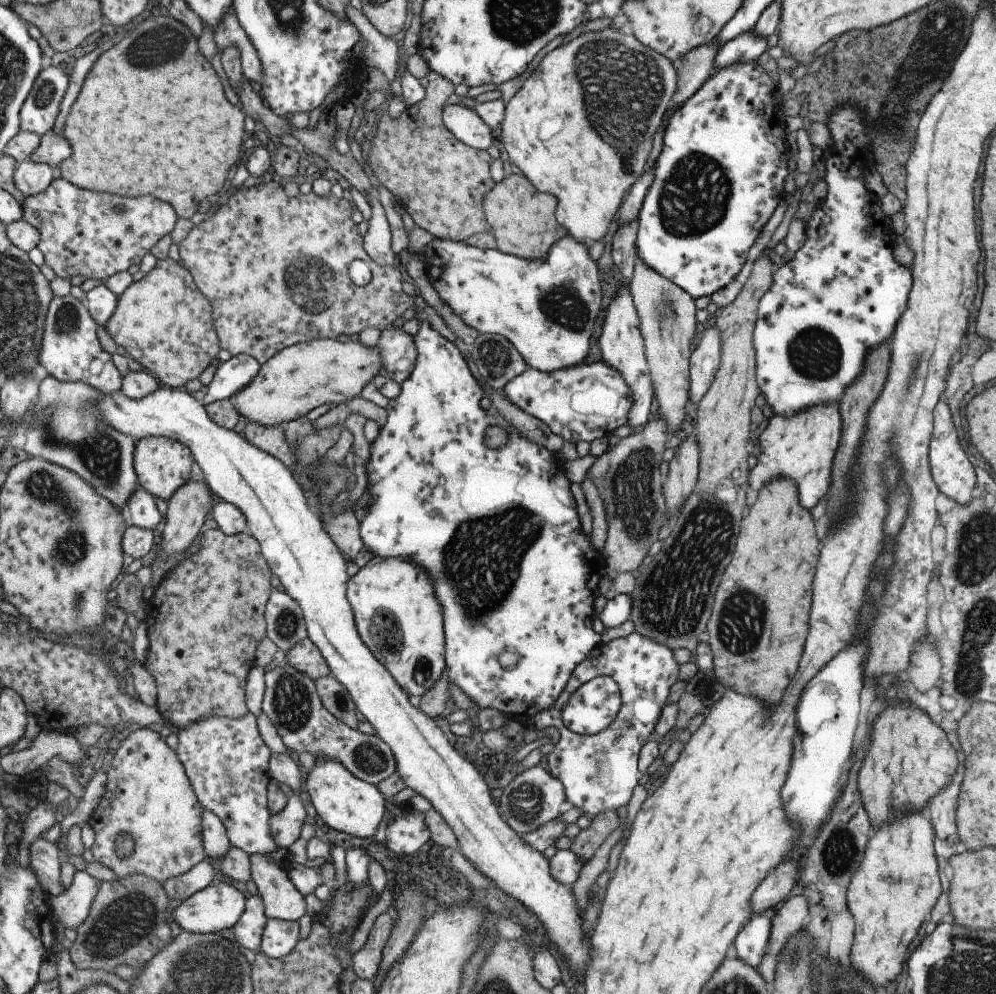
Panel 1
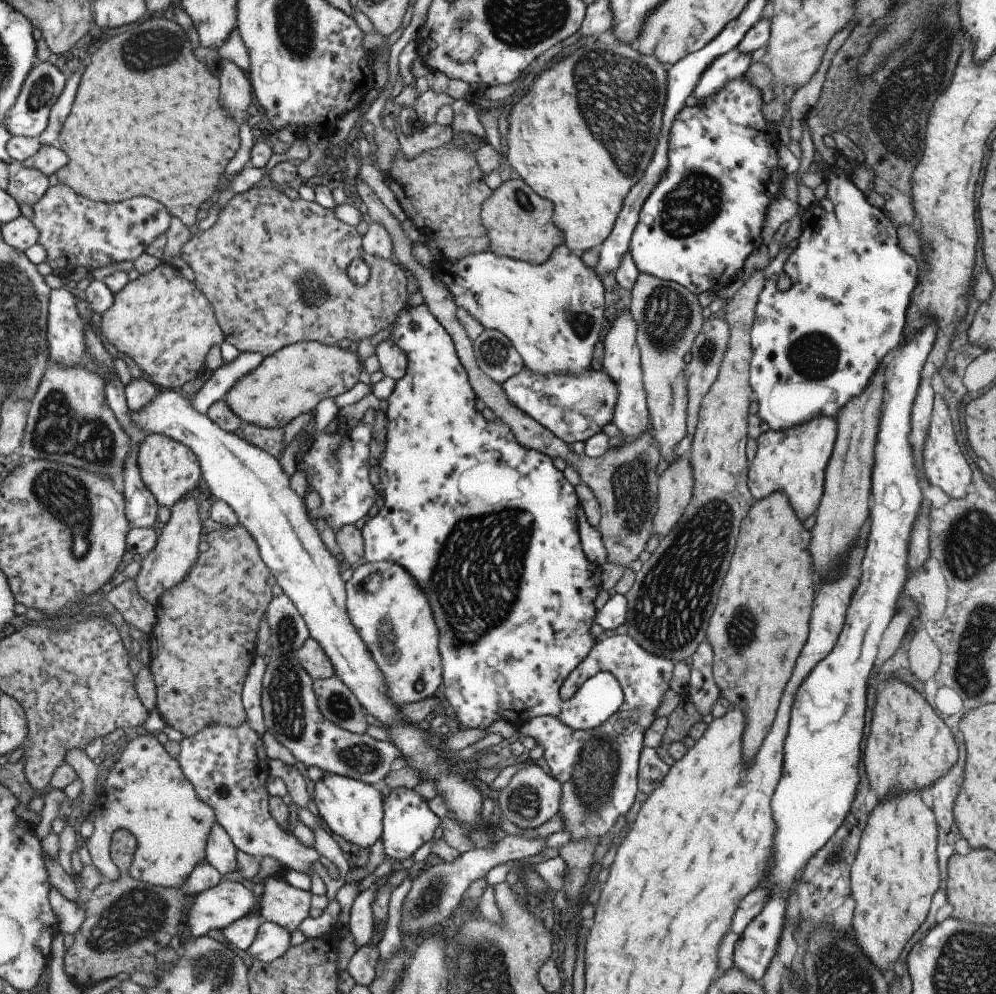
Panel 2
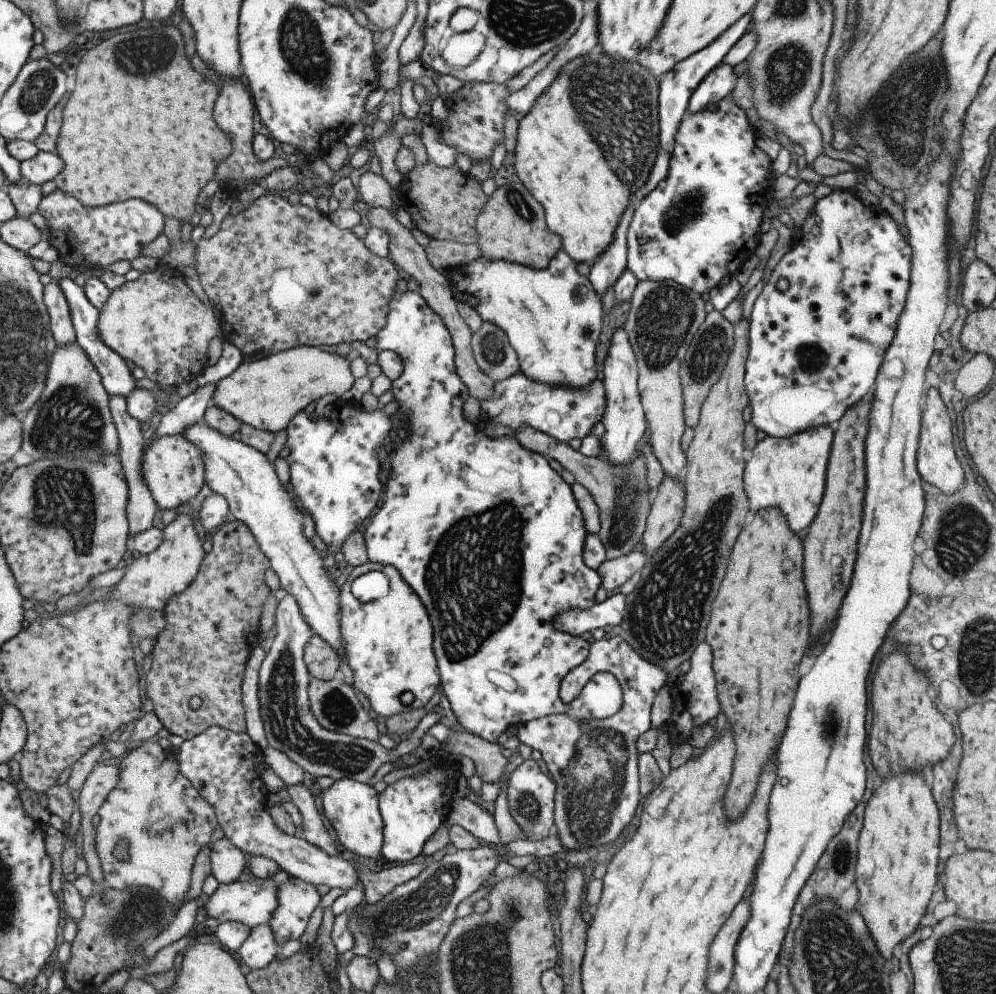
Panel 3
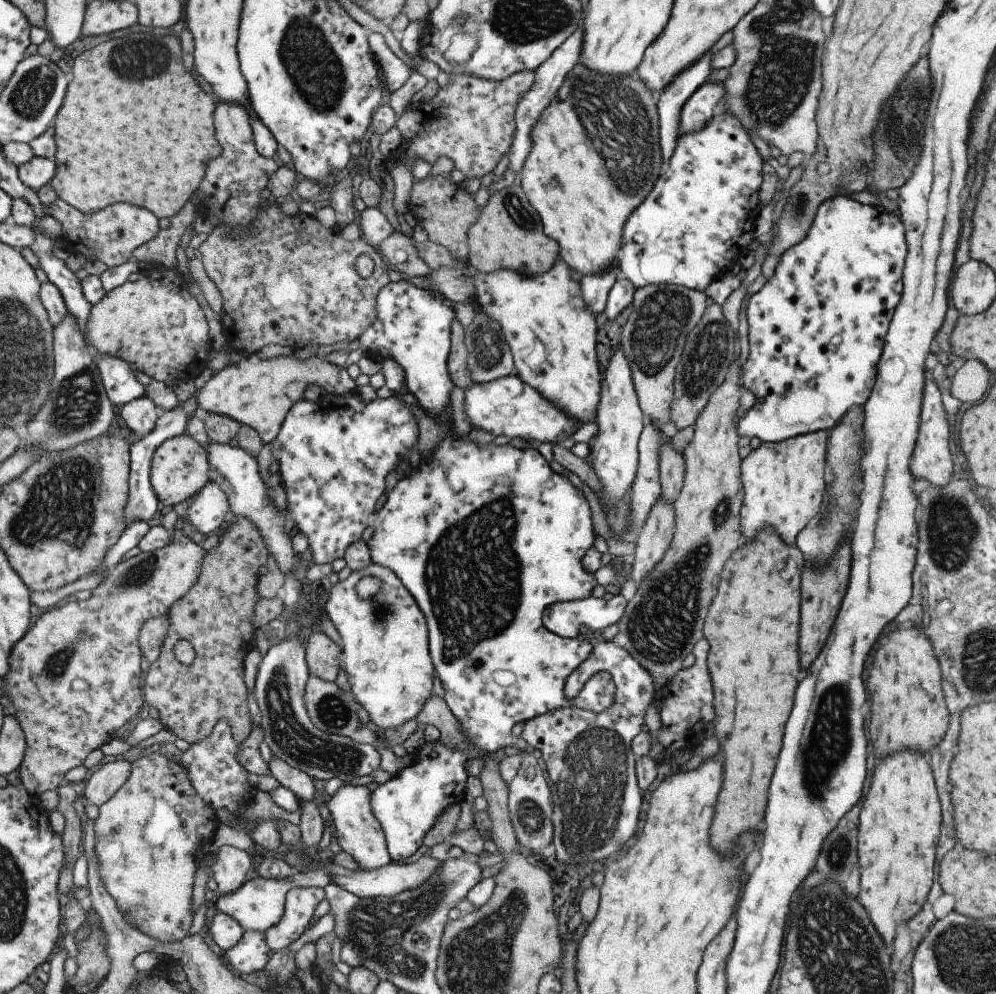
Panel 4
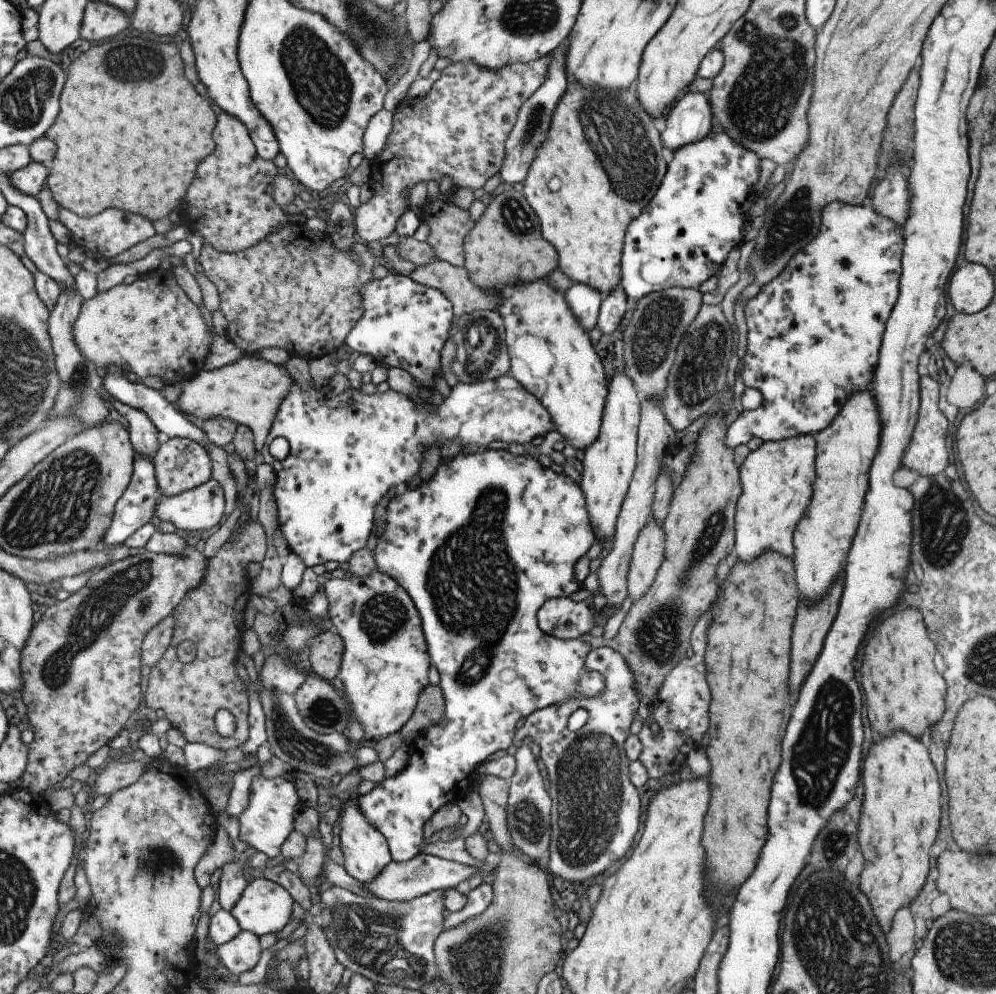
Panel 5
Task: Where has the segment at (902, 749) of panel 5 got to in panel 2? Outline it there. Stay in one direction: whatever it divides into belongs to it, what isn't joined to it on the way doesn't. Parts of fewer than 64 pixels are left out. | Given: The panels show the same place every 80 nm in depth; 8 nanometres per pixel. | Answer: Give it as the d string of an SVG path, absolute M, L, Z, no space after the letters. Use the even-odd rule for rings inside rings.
M908 791L879 804L873 814L869 814L867 826L864 826L857 849L857 858L850 868L850 894L855 902L851 934L859 950L875 964L879 972L891 968L891 964L901 956L903 944L909 942L913 932L925 920L931 898L939 888L939 872L935 860L937 828L932 810L926 806L921 791Z

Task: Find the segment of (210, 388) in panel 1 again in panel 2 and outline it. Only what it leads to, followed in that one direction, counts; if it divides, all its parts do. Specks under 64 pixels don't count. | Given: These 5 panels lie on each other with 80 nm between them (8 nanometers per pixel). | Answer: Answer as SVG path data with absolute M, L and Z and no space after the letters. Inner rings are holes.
M239 353L230 363L220 365L190 400L195 410L205 413L210 404L227 395L237 381L255 370L262 359L255 353Z

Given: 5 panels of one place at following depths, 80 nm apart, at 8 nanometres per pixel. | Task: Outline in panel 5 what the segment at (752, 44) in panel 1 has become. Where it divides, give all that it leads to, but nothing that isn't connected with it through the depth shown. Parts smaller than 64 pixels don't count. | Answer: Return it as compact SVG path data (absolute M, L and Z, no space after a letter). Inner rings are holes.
M705 92L683 93L659 125L661 144L667 157L680 146L701 140L712 123L711 105Z

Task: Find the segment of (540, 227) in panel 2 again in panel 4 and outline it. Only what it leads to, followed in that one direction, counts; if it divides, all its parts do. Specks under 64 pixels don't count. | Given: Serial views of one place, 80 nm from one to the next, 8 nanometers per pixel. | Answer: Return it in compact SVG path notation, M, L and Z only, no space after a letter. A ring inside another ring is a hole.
M519 181L513 182L510 186L501 188L493 192L487 199L486 204L481 208L478 217L473 224L467 229L467 258L469 268L477 269L479 272L488 273L496 268L506 268L517 271L522 275L535 276L535 274L543 274L547 272L547 268L551 268L559 246L555 244L555 240L547 238L541 232L542 222L537 211L529 204Z

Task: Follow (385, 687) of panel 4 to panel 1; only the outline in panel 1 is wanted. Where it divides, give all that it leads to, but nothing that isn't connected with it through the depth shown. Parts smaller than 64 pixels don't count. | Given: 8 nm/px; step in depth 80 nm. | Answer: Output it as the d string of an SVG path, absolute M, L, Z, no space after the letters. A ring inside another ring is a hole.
M372 557L366 562L364 566L359 567L359 570L348 578L346 582L346 597L352 608L352 615L354 616L354 623L356 626L357 634L360 636L360 640L369 649L369 652L378 660L391 674L391 676L398 682L400 687L404 691L408 691L411 697L417 697L419 694L423 694L426 690L431 688L431 685L438 679L440 672L445 669L444 663L444 622L442 619L441 608L439 608L439 602L435 600L435 590L433 590L433 584L431 584L430 576L424 571L423 567L420 567L415 561L407 560L401 557ZM421 667L424 670L424 682L419 687L413 685L413 670Z

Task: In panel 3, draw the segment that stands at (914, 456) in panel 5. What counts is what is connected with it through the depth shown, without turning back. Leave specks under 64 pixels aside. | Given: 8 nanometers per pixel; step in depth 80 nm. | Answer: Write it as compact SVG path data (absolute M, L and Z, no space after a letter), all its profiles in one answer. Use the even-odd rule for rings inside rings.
M929 388L923 420L921 420L919 431L919 446L917 446L917 472L921 480L933 484L940 492L946 495L953 494L963 484L963 470L961 464L951 450L951 420L947 416L947 410L937 394L935 388Z

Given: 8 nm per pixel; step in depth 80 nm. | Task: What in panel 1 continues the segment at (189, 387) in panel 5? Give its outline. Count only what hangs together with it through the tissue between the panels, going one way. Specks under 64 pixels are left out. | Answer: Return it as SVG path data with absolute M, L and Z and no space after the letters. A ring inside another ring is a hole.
M317 339L282 348L259 365L258 373L235 396L234 409L240 417L261 426L289 422L321 404L338 404L356 397L367 382L379 375L382 362L378 346L364 346L358 339L340 342Z

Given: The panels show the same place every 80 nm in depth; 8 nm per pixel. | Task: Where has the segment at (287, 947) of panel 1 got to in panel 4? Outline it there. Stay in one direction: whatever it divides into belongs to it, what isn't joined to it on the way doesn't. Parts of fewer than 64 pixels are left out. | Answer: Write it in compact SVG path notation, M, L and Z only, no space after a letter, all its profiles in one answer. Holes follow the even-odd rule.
M244 931L239 942L235 943L234 947L226 950L226 953L222 956L227 959L227 965L235 972L239 972L244 977L249 977L251 974L261 971L270 956L267 955L267 951L270 948L266 943L265 932L259 931Z

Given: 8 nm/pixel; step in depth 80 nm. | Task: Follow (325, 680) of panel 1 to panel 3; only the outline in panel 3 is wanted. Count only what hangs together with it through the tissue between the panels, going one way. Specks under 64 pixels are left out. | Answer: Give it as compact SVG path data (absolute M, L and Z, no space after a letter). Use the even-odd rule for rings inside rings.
M339 673L326 681L310 678L307 690L308 694L305 697L307 708L311 709L313 716L323 728L345 733L355 738L377 741L379 729L361 707L357 696L355 696L355 690L343 682Z

